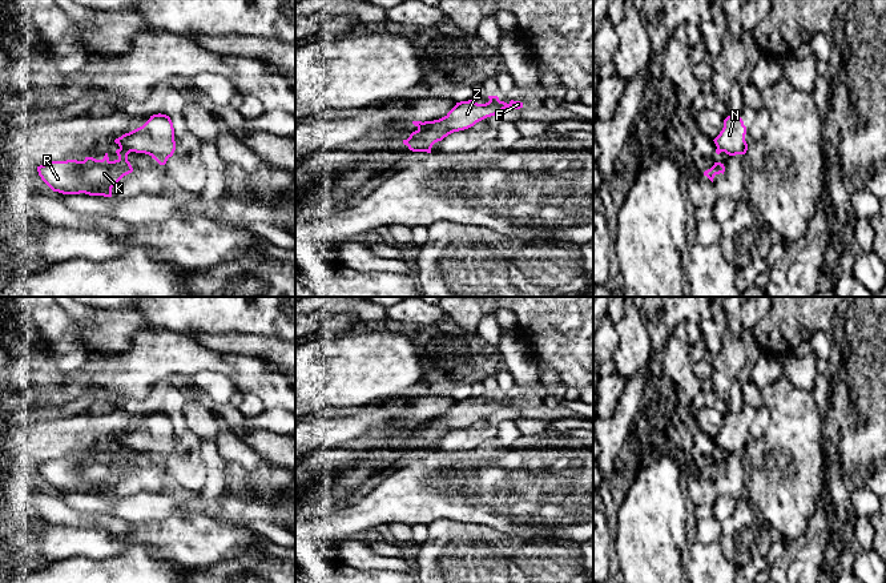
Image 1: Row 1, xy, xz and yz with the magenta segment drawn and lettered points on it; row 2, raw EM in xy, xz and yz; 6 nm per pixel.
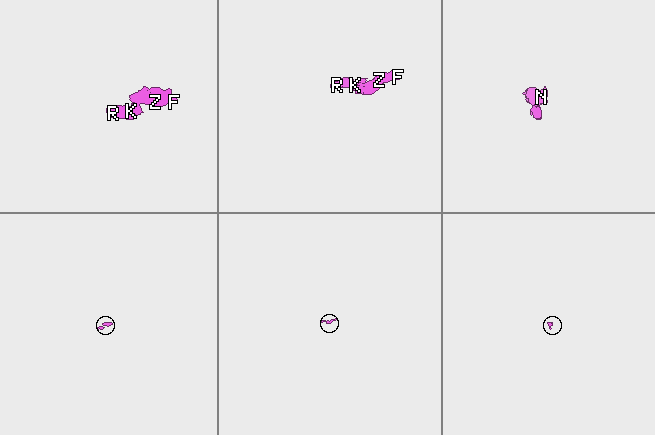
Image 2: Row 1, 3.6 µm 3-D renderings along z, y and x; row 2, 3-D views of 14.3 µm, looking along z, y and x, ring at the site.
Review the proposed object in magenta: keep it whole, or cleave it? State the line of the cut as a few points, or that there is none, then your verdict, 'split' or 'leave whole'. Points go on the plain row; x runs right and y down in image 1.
cut xy (120, 445), (131, 449); split

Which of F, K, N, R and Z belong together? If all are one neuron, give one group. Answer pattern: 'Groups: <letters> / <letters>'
Groups: F N Z / K R

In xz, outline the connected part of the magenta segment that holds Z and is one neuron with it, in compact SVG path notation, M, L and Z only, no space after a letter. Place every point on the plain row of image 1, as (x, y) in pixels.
M488 394L488 397L490 399L486 402L478 402L475 398L456 401L444 415L412 430L407 438L403 438L403 442L412 450L431 451L435 441L454 430L468 427L487 415L499 413L506 406L523 406L520 399L511 398L507 402L500 399L498 394Z

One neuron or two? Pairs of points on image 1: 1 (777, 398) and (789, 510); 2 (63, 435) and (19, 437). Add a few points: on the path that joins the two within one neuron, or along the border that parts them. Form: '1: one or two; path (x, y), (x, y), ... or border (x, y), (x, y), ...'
1: one; path (785, 426), (785, 482)
2: one; path (52, 435), (29, 437)

